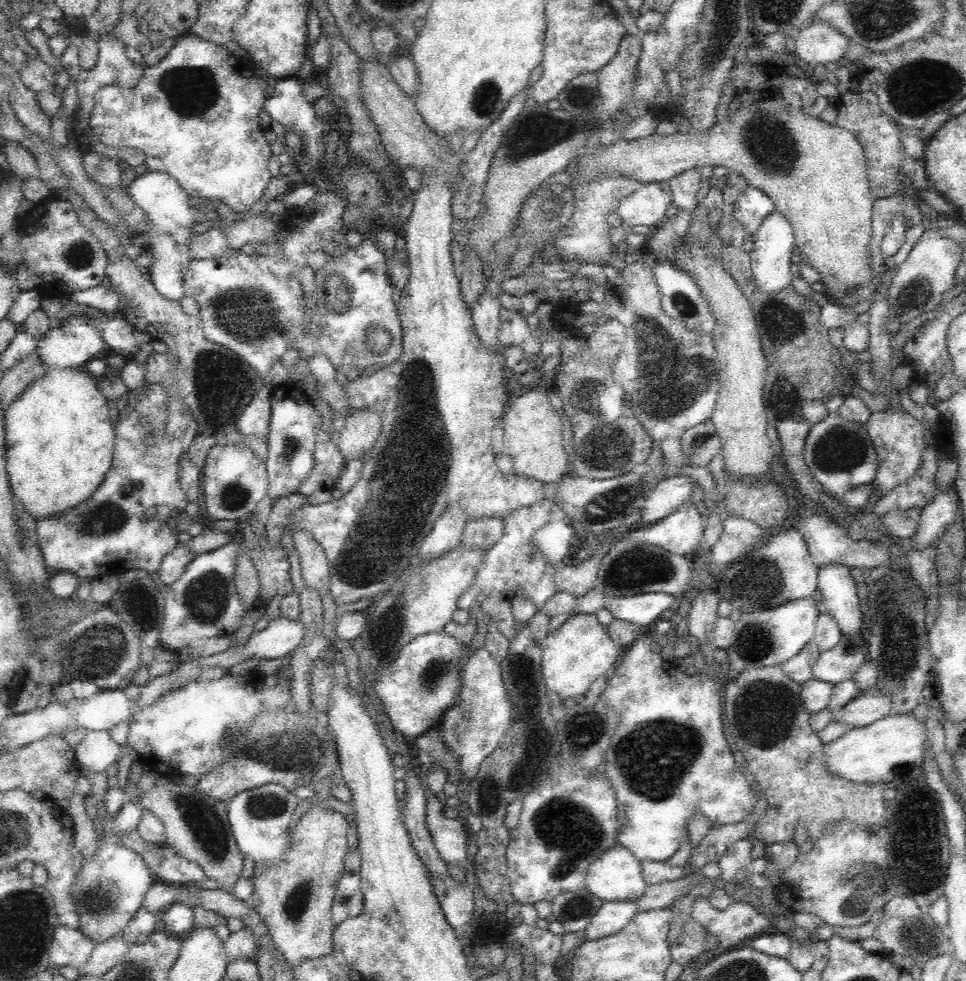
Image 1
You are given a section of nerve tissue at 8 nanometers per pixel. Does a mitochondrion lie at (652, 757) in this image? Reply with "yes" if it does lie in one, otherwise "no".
yes

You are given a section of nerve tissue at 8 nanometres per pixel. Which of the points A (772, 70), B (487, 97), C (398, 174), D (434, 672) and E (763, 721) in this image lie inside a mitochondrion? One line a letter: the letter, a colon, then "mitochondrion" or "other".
A: other
B: mitochondrion
C: other
D: mitochondrion
E: mitochondrion

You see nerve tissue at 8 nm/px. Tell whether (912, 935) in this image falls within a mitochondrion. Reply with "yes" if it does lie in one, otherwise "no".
yes

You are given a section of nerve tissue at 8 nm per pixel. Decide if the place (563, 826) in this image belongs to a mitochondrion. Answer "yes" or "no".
yes

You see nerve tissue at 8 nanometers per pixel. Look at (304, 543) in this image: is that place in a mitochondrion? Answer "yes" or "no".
no

